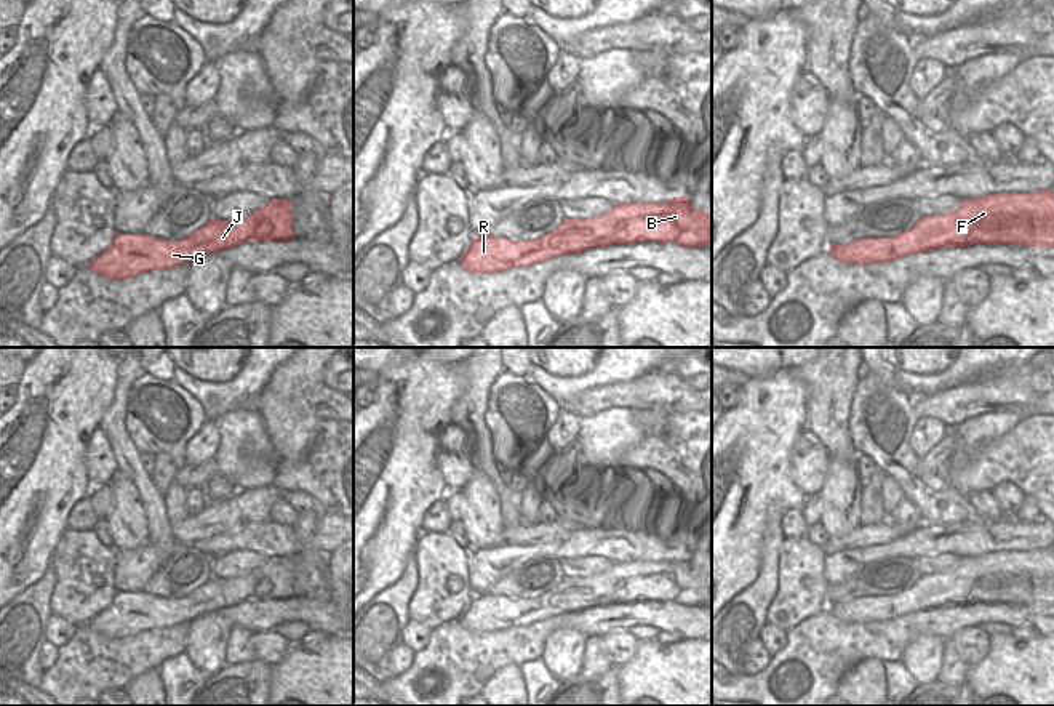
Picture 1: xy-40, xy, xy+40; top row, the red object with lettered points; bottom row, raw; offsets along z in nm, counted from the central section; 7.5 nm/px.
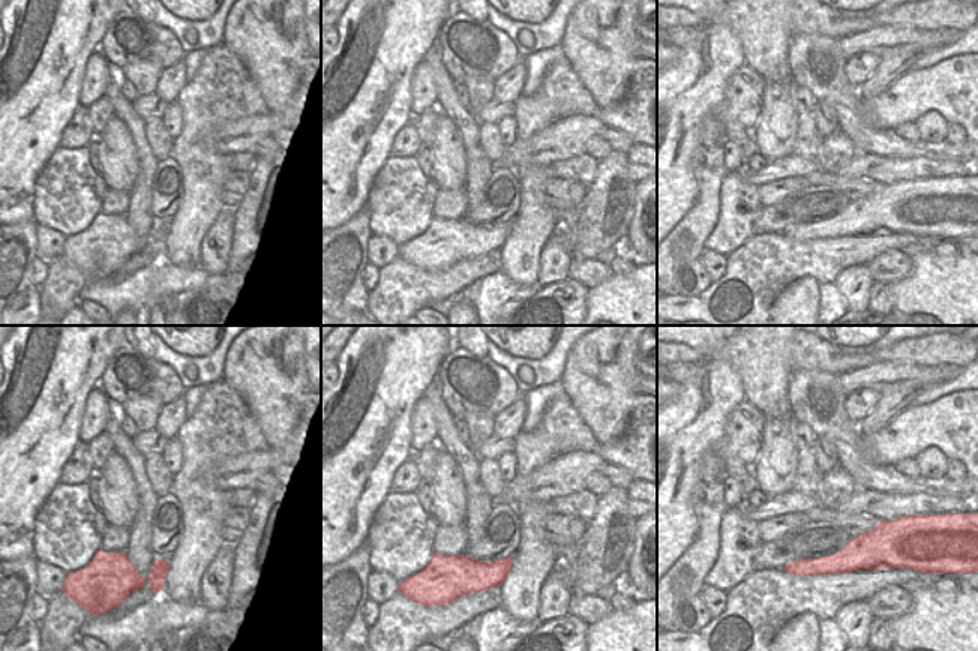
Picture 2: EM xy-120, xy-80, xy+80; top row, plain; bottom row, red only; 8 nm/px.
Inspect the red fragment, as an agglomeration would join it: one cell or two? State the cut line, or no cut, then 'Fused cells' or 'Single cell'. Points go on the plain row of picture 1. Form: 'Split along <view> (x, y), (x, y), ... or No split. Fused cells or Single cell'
No split. Single cell

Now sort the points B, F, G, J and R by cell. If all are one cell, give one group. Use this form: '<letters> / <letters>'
B F G J R

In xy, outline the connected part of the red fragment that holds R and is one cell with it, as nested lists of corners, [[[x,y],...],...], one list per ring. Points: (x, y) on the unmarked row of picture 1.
[[[688,554],[667,560],[614,562],[600,575],[566,576],[534,599],[475,594],[459,621],[472,632],[493,632],[587,607],[638,600],[712,604],[712,575],[693,567]]]

